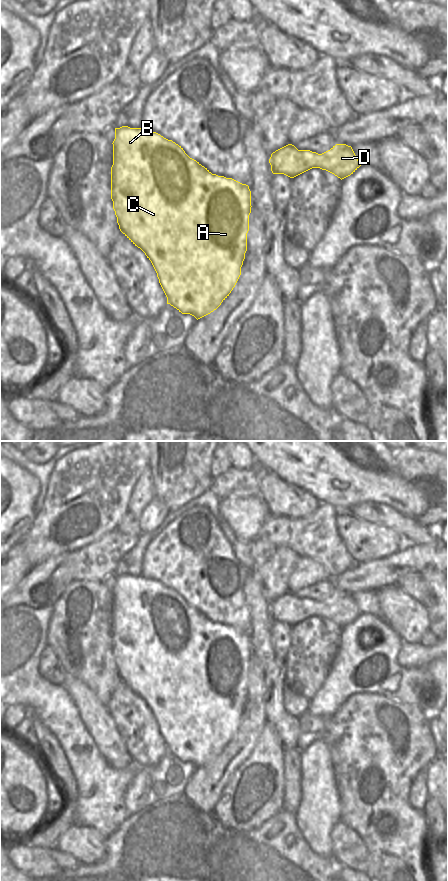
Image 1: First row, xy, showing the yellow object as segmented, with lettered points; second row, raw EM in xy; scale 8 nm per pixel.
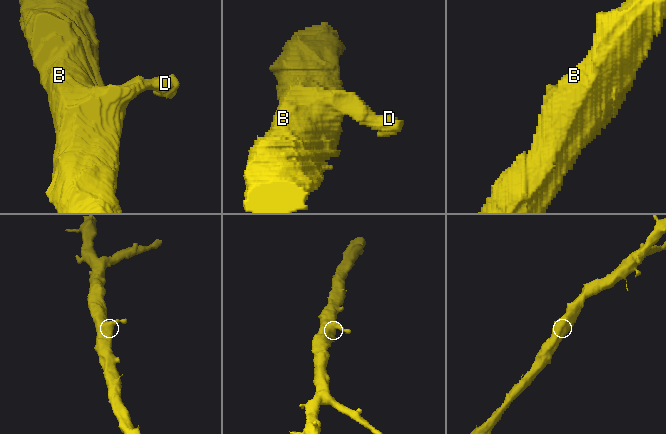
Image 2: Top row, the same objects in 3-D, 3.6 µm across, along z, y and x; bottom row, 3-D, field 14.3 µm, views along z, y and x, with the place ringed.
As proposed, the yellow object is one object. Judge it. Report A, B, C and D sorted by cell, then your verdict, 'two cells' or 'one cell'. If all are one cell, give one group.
A B C D | one cell

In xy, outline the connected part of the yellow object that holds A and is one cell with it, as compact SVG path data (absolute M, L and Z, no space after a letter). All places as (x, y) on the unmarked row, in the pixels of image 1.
M122 574L115 576L113 589L113 613L111 615L111 647L120 679L151 709L159 727L159 731L167 745L167 752L182 762L190 762L197 768L216 758L229 744L240 723L241 715L247 699L247 681L249 679L249 663L251 661L251 639L249 634L232 626L212 622L196 608L190 606L183 596L161 584L142 576Z

